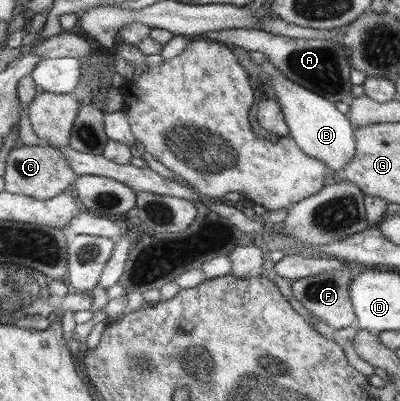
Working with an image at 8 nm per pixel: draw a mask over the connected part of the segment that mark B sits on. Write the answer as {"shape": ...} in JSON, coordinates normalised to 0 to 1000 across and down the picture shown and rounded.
{"shape":[[[623,130],[623,137],[643,160],[660,167],[663,182],[680,187],[678,224],[710,289],[720,319],[718,339],[728,342],[740,354],[743,369],[773,387],[773,394],[790,394],[838,434],[855,429],[890,379],[888,324],[870,292],[848,282],[838,259],[820,254],[810,239],[783,234],[745,207],[713,195],[688,165],[670,160],[670,145],[663,145],[660,135]]]}

